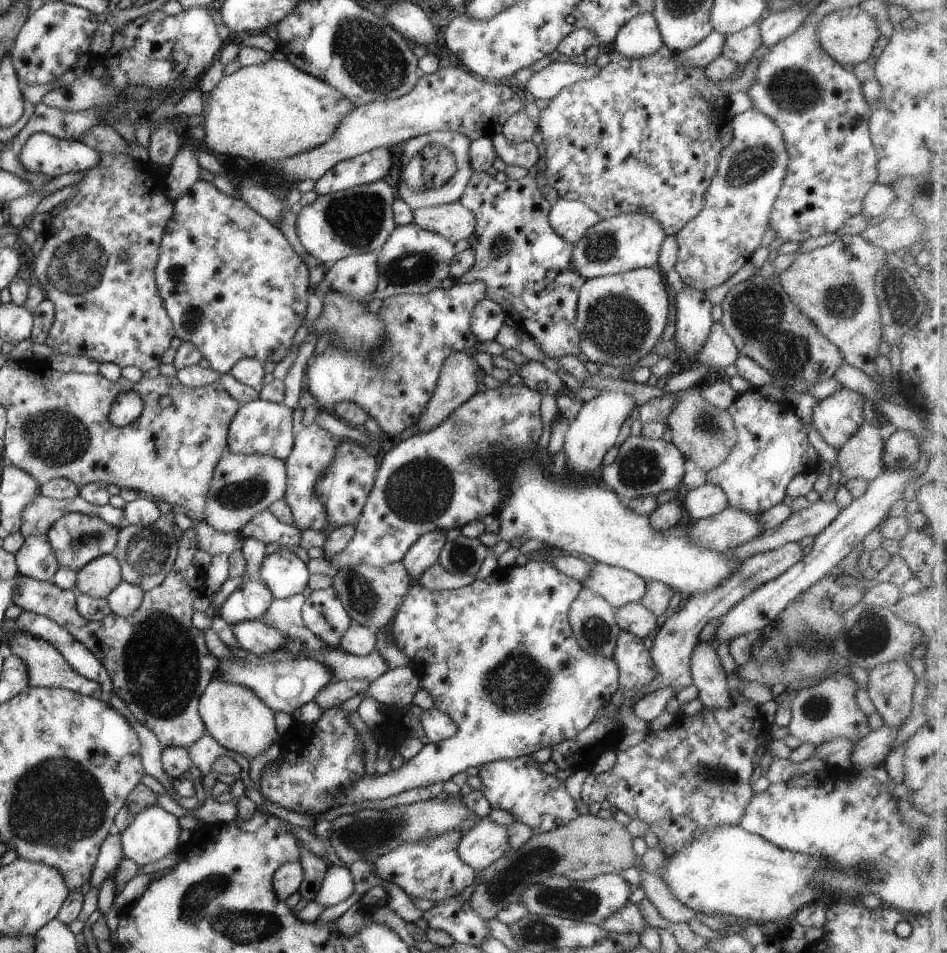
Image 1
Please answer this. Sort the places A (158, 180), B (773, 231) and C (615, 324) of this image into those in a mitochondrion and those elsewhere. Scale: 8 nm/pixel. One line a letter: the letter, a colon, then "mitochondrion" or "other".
A: other
B: other
C: mitochondrion

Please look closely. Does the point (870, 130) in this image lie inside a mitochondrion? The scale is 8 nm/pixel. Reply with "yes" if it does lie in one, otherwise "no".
no

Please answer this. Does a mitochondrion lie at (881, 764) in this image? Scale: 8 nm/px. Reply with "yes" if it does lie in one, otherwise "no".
no

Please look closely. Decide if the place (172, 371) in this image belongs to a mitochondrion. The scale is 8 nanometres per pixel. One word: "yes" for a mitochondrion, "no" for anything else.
no

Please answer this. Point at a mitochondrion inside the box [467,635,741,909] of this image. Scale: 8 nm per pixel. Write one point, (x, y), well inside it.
(518, 685)

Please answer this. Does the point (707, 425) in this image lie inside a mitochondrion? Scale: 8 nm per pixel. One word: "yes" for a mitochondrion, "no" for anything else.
yes

